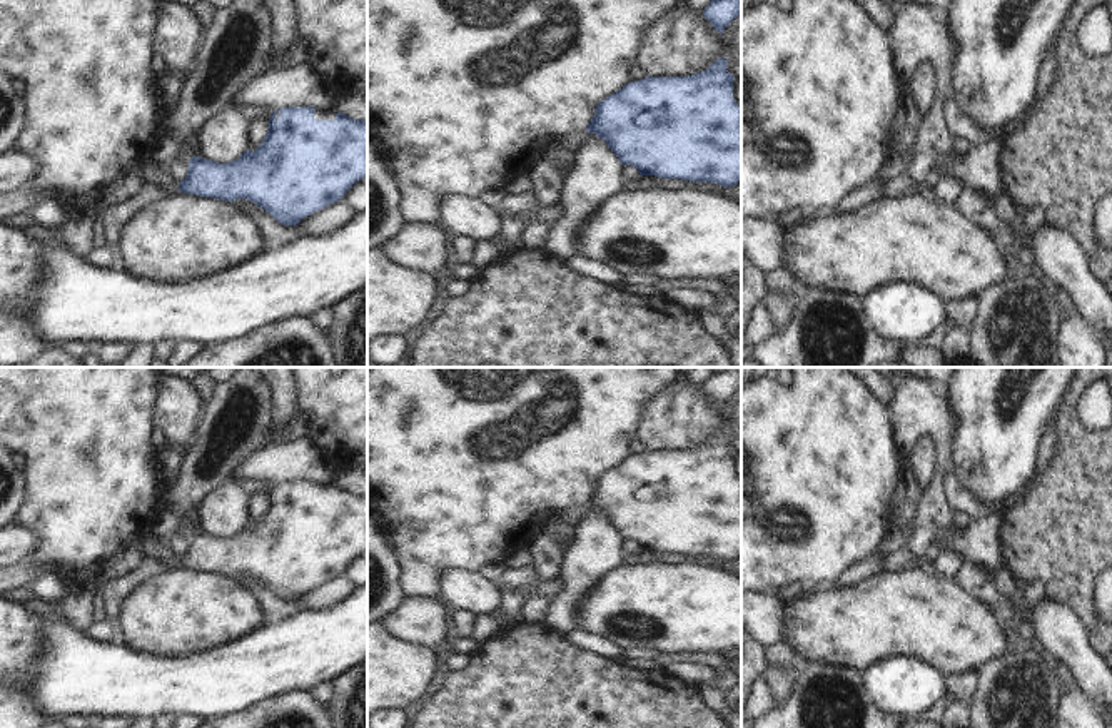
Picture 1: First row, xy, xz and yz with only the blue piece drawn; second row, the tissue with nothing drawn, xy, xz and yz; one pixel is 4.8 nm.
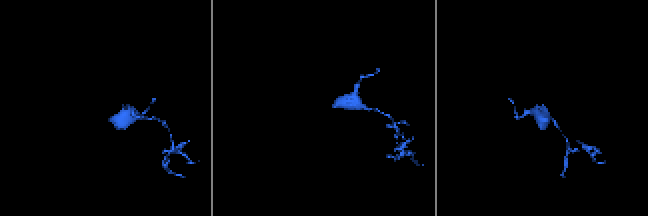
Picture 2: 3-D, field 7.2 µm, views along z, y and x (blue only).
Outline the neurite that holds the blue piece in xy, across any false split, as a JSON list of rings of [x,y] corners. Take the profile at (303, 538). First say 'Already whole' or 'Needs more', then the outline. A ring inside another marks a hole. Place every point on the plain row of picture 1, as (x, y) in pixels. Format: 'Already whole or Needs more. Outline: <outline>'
Needs more. Outline: [[[334,479],[326,484],[284,481],[272,486],[265,513],[254,526],[247,523],[239,533],[229,538],[190,531],[187,551],[179,558],[179,564],[227,576],[247,573],[270,588],[277,596],[297,601],[304,591],[342,574],[344,568],[364,551],[367,551],[367,494],[351,493]]]

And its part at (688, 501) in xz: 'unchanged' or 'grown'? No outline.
unchanged

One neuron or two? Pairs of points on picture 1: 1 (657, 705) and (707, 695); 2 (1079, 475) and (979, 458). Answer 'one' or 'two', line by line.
1: two
2: two

